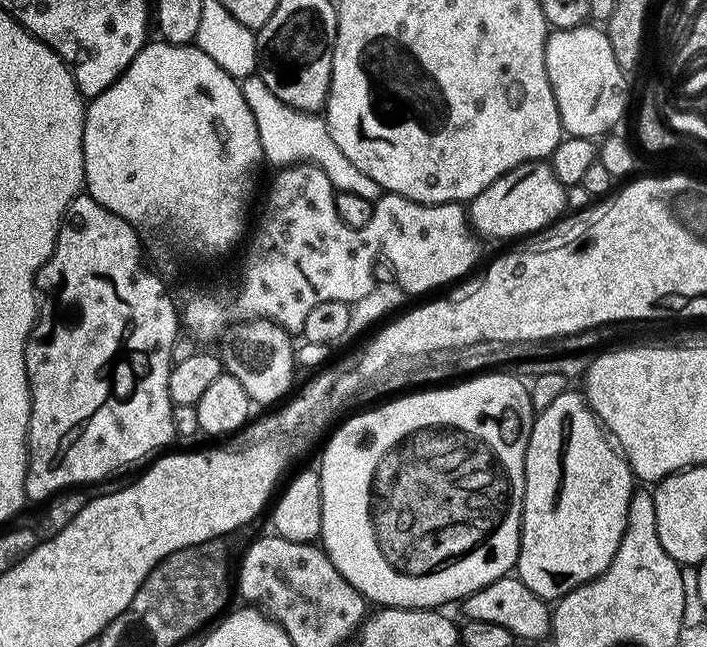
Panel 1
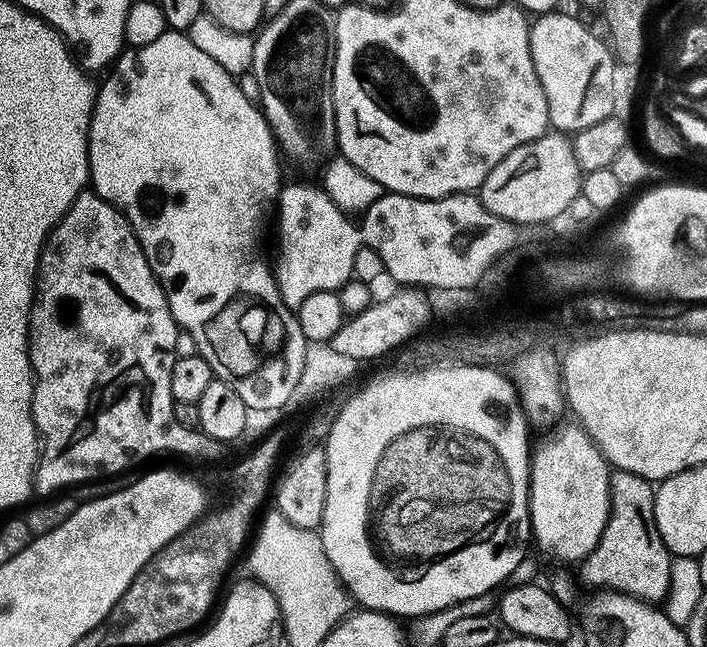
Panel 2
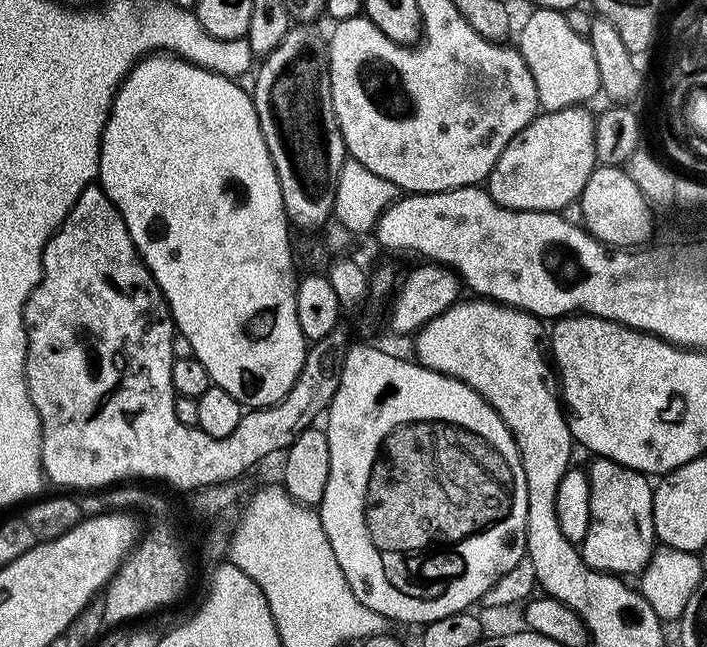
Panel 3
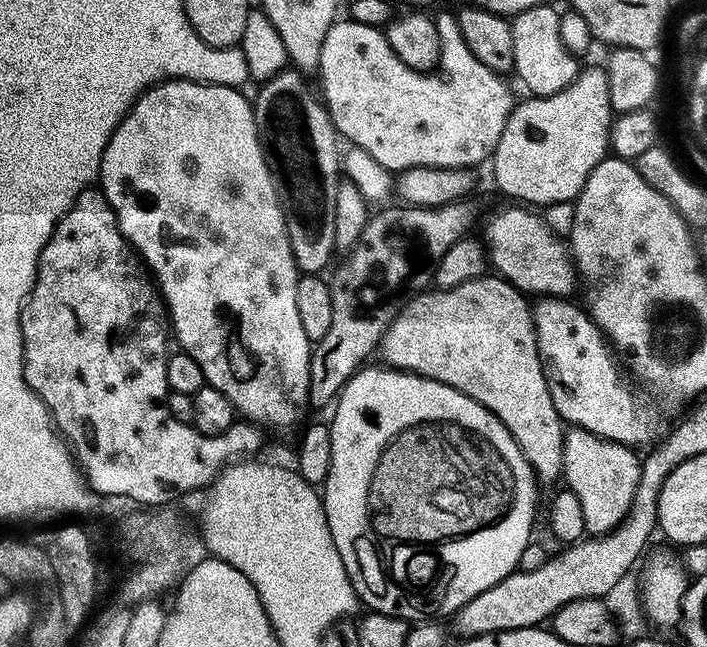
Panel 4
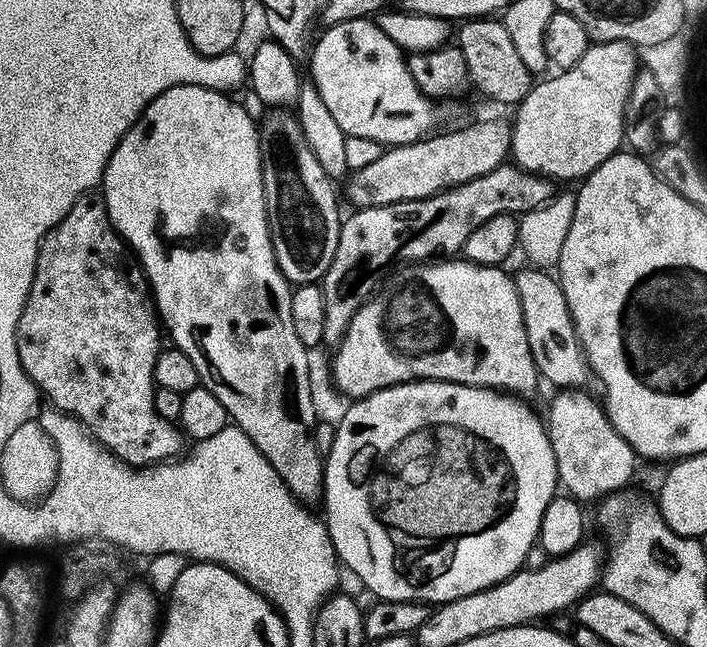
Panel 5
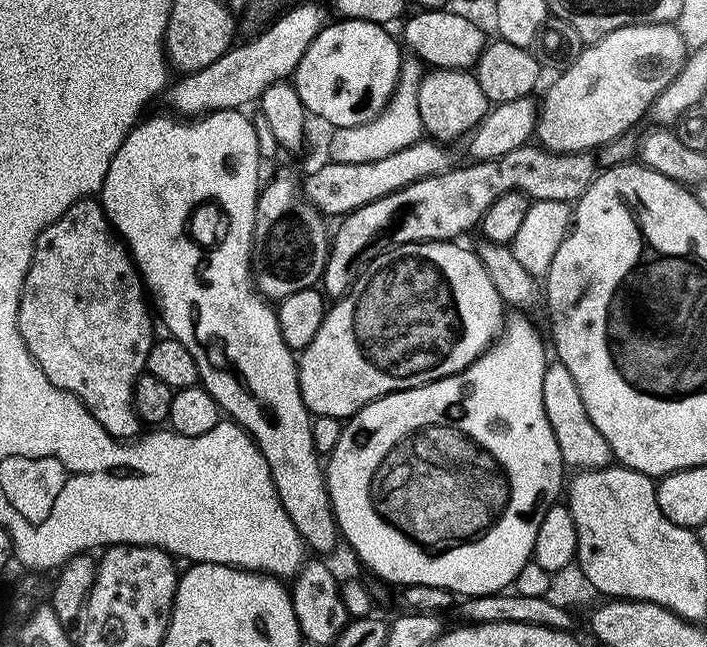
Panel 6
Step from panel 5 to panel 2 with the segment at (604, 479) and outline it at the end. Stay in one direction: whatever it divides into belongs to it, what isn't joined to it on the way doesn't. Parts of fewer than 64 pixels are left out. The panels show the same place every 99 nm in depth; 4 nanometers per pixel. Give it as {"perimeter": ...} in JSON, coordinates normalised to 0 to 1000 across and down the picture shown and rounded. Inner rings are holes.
{"perimeter":[[[876,726],[866,730],[863,745],[863,788],[857,819],[846,844],[819,873],[818,896],[832,912],[864,912],[901,921],[912,930],[934,930],[945,918],[948,875],[952,861],[931,825],[925,807],[925,770],[928,756],[924,743],[902,733]]]}

